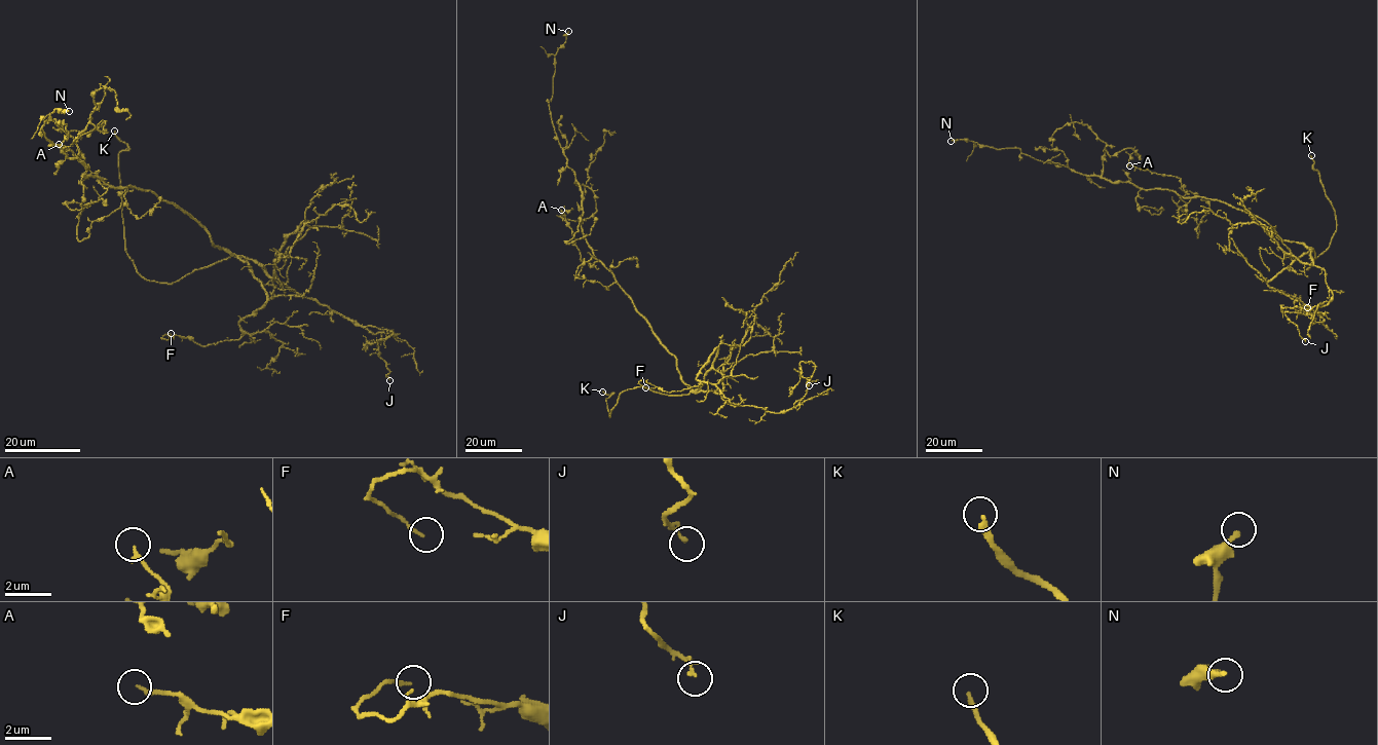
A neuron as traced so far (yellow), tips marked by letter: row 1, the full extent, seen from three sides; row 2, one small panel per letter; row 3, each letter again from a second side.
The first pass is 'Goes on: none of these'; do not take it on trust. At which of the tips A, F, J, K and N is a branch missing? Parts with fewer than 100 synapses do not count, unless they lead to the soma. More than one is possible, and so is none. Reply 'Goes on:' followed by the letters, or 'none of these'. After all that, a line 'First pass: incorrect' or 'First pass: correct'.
Goes on: K
First pass: incorrect

